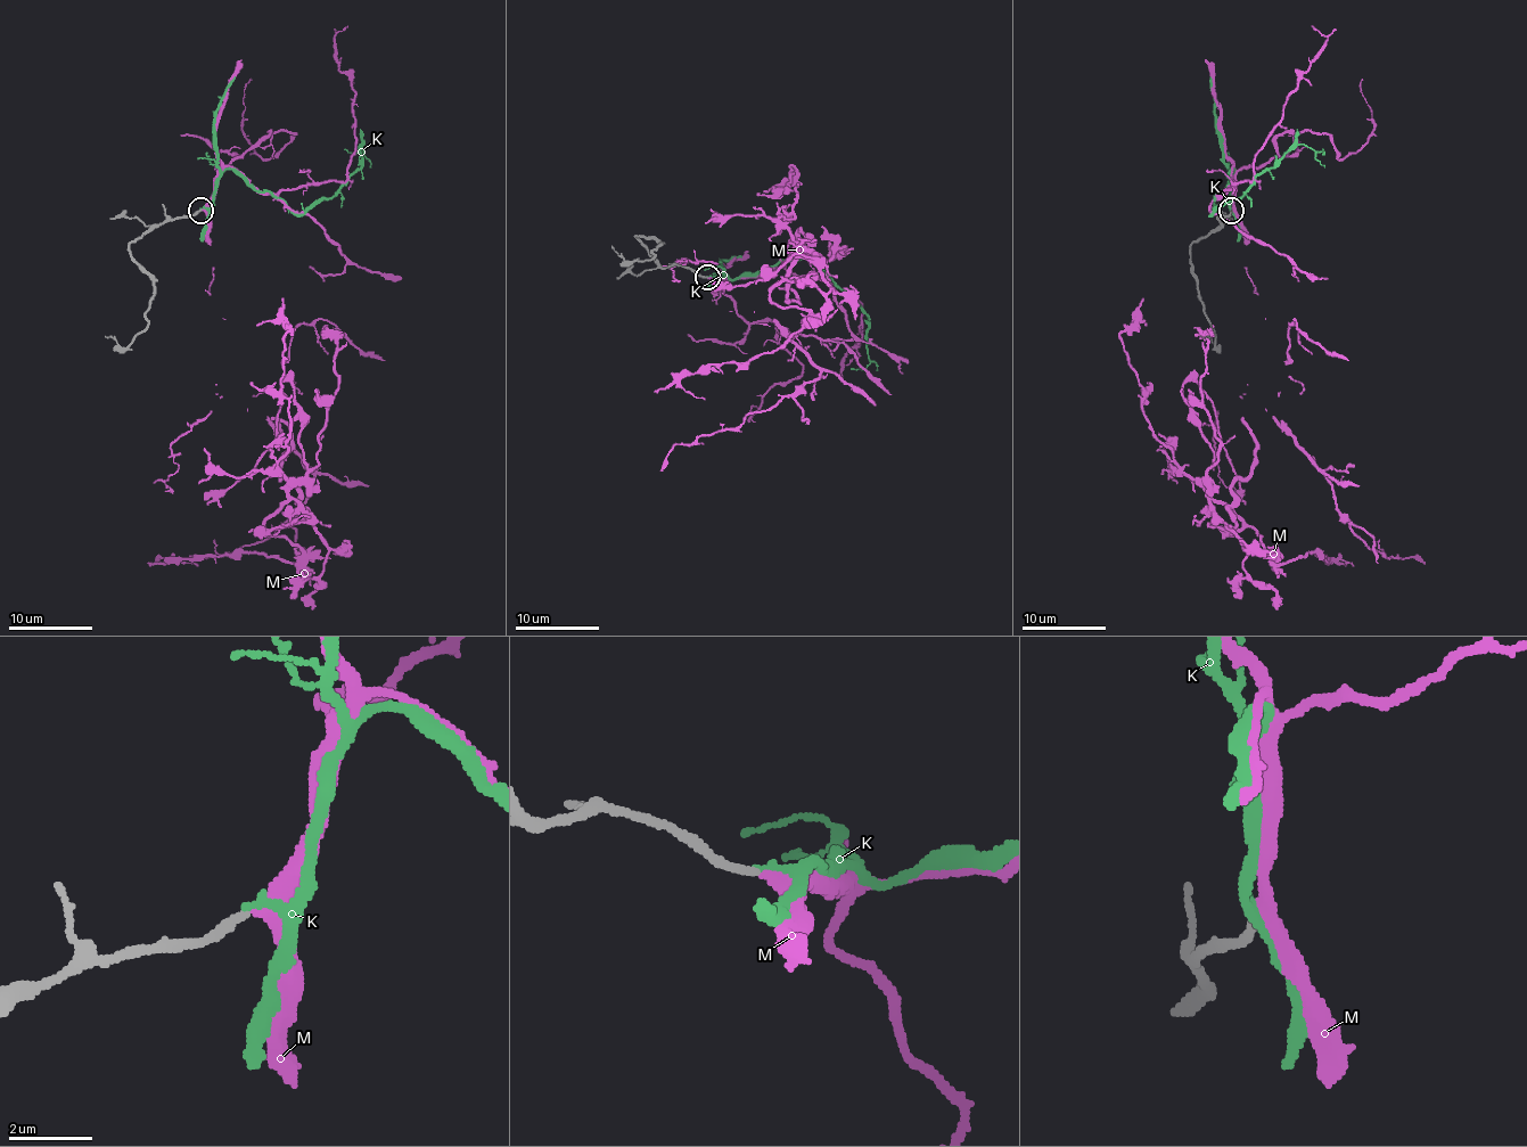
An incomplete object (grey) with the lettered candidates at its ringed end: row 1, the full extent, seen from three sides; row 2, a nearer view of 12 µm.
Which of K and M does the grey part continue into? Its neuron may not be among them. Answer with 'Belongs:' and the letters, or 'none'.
Belongs: M

